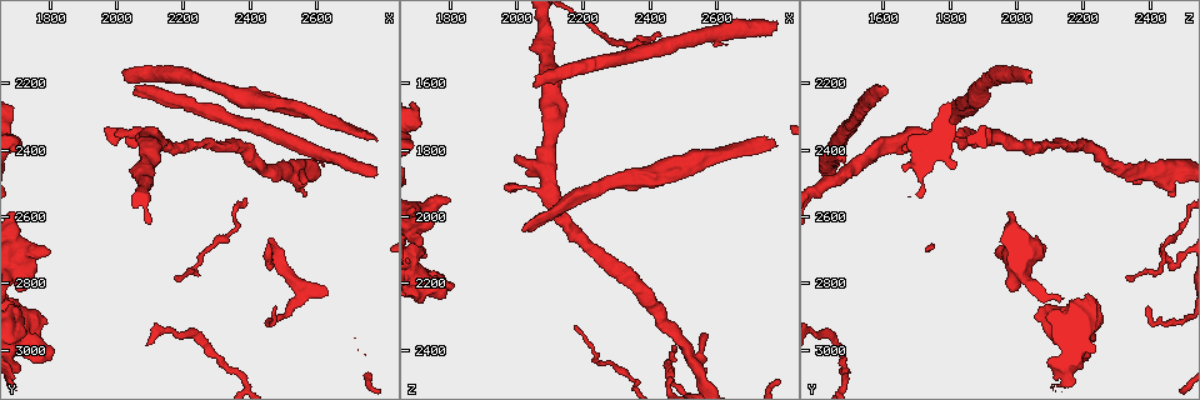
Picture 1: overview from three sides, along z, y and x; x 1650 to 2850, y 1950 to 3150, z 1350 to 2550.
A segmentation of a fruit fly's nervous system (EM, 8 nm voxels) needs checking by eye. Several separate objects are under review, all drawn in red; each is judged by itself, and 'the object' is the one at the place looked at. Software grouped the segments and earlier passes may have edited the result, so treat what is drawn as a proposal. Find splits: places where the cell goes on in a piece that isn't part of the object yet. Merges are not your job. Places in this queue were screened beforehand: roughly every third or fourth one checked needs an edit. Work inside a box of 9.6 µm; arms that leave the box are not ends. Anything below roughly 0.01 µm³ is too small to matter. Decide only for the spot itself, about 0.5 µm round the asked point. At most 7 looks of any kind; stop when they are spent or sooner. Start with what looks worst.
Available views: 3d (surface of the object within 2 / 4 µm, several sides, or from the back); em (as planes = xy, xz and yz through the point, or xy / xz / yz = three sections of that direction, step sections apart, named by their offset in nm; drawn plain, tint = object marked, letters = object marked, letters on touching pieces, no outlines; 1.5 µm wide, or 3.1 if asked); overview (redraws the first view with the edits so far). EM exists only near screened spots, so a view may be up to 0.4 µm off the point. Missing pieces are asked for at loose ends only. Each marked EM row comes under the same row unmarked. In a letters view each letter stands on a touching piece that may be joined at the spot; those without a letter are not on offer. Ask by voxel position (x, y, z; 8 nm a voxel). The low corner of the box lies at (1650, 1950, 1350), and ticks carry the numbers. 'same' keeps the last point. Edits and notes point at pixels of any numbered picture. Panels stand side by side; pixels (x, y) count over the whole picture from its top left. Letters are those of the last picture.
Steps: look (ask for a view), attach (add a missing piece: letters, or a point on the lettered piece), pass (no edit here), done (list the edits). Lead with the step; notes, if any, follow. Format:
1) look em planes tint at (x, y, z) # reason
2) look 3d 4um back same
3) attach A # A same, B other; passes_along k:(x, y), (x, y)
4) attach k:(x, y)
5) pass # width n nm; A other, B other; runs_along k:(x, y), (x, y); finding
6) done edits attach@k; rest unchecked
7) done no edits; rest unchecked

look em planes letters at (2780, 2360, 1800) # long arm stops here

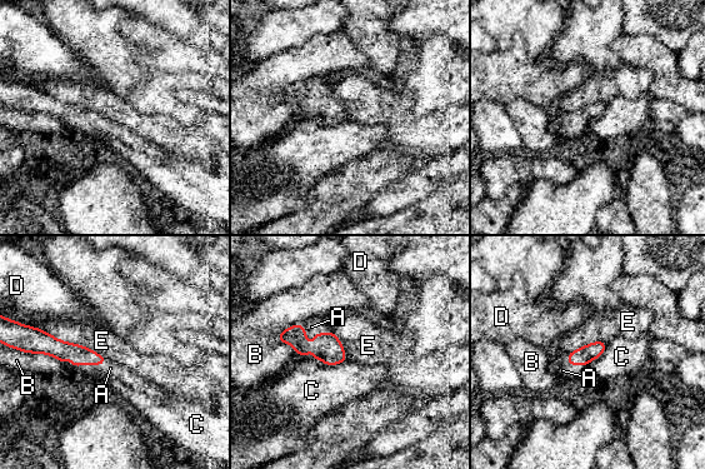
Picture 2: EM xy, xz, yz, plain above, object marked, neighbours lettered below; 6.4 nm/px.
attach A # longest_contact E 320 nm; A same, B other, C other, D other, E other; passes_along 2:(326, 347), (314, 338), (311, 327); it goes on there

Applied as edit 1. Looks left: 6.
look 3d 4um at (1990, 2350, 1820) # an open end

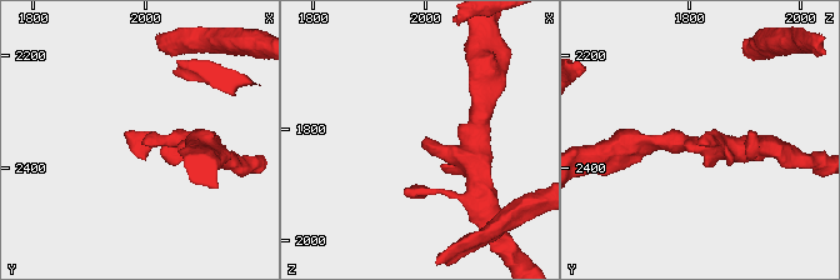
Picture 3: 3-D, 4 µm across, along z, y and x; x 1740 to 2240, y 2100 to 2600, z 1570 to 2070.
look em planes letters at (1995, 2345, 1820) # need the tissue

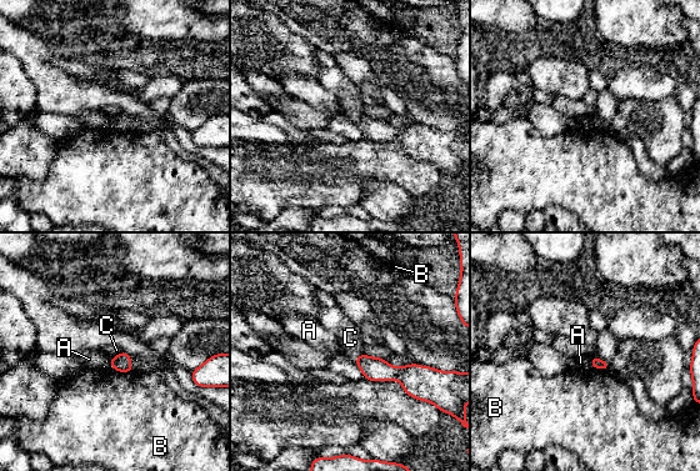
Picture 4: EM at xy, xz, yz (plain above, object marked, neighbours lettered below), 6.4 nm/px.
pass # A other, B other, C other; runs_along 4:(359, 360), (386, 372), (423, 371); no lettered piece goes on from it

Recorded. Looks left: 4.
look em planes letters at (2170, 2790, 2330) # tapers out

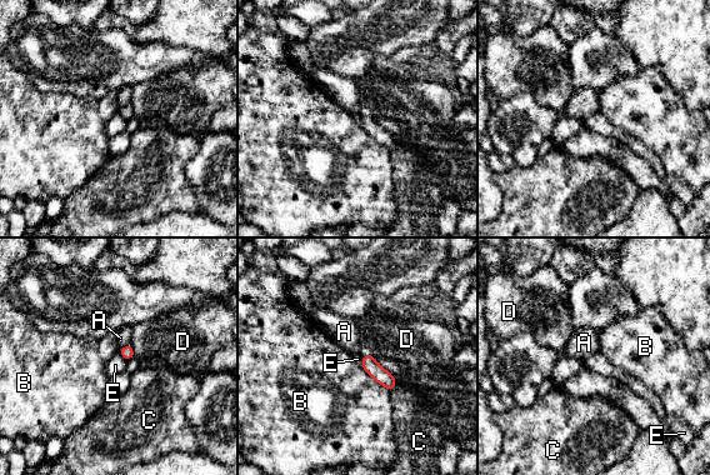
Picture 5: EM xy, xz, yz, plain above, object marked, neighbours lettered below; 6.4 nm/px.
pass # width 80 nm; A other, B other, C other, D other, E other; border 5:(363, 355), (360, 365); none of them fits

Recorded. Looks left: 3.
done edits attach@2; rest unchecked

